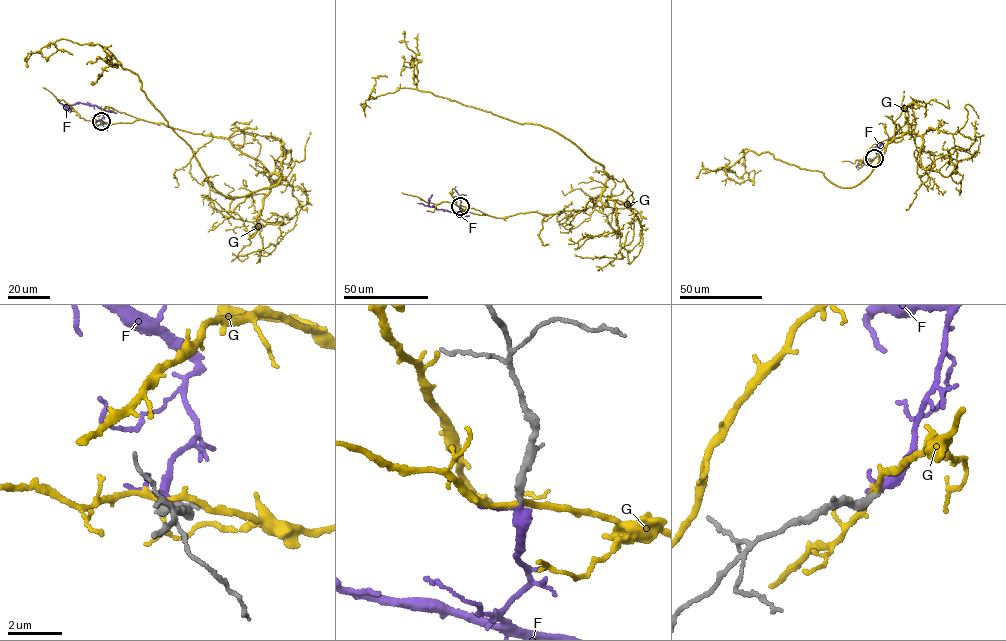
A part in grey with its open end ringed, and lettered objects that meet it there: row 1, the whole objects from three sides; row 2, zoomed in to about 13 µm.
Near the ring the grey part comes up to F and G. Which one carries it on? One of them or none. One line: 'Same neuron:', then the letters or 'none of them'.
Same neuron: F

